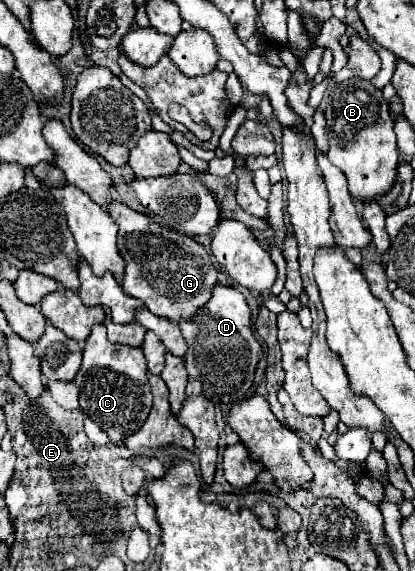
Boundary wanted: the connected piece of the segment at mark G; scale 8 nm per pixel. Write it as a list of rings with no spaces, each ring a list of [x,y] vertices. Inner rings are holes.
[[[111,201],[107,213],[119,227],[119,253],[127,261],[123,291],[141,299],[157,317],[169,321],[191,319],[211,299],[213,287],[219,283],[219,269],[213,255],[193,237],[157,225],[149,215],[137,213],[131,207]]]

